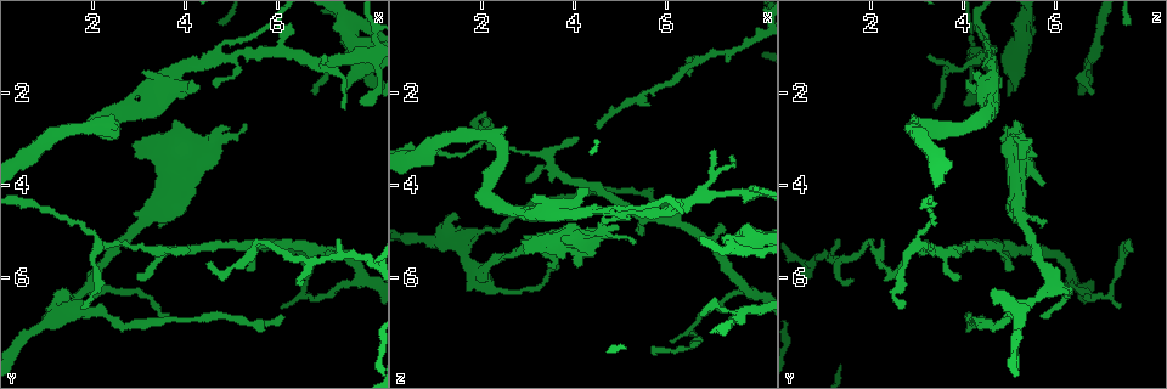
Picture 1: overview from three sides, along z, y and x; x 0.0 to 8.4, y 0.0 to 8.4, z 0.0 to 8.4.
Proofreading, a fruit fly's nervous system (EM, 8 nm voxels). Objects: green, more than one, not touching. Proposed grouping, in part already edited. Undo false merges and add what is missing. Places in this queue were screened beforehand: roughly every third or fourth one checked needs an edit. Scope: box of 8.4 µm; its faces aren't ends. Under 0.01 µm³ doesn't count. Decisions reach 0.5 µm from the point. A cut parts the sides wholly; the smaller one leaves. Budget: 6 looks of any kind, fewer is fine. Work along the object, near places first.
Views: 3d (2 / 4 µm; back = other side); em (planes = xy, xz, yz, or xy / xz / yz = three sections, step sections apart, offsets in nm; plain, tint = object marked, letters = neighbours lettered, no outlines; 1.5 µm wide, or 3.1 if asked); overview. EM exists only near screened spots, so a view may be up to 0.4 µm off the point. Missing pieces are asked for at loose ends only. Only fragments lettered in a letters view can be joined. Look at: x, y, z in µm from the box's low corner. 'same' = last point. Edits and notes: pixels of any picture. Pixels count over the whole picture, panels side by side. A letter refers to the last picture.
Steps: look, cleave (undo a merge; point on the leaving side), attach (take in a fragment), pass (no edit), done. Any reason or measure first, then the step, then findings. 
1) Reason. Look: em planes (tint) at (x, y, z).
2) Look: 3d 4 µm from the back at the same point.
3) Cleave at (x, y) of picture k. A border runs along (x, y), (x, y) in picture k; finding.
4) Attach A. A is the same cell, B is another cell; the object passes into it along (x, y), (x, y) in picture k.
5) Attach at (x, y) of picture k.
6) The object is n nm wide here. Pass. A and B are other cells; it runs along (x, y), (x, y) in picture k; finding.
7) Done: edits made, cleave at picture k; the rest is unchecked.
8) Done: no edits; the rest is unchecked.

Thin end. Look: em planes (letters) at (6.05, 6.85, 4.45).

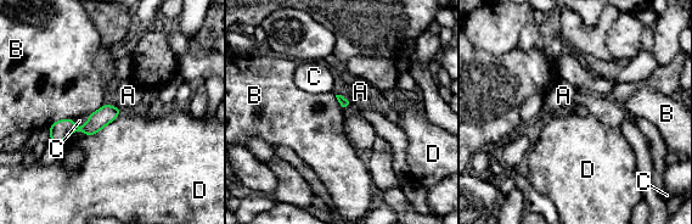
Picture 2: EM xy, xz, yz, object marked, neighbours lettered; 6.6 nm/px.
Pass. A, B, C and D are other cells; none of them fits.

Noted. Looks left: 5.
Abrupt turn. Look: em xz step 8 (tint) at (5.50, 5.25, 2.05).

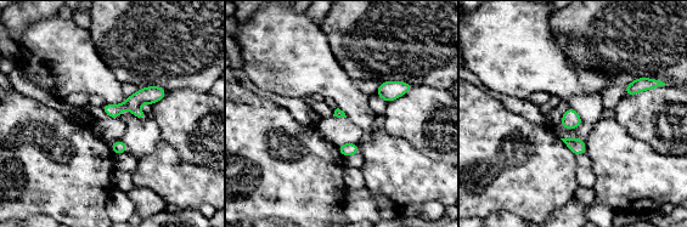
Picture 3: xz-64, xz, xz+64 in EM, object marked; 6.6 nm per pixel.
Cut it another way. Look: em yz step 4 (letters) at the same point.

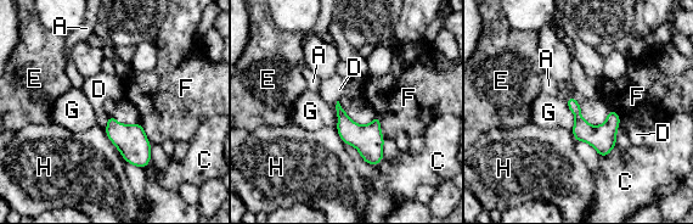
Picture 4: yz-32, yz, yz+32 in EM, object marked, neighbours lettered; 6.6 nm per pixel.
The object is 120 nm wide here. Pass. A, C, D, E, F, G and H are other cells; a border runs along (565, 102), (574, 116), (572, 130) in picture 4; all the same neuron.

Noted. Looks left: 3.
An open end. Look: em planes (letters) at (3.05, 3.40, 5.35).

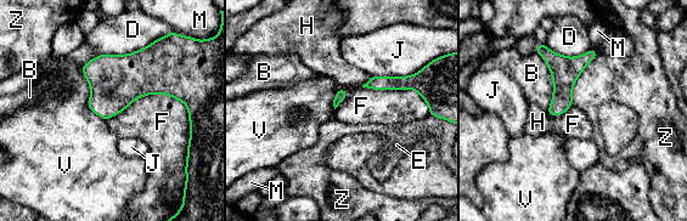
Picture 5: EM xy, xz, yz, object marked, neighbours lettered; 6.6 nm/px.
Pass. B, D, E, F, H, J, M, V and Z are other cells; no lettered fragment goes on from it.

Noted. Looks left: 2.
Done: no edits; the rest is unchecked.

